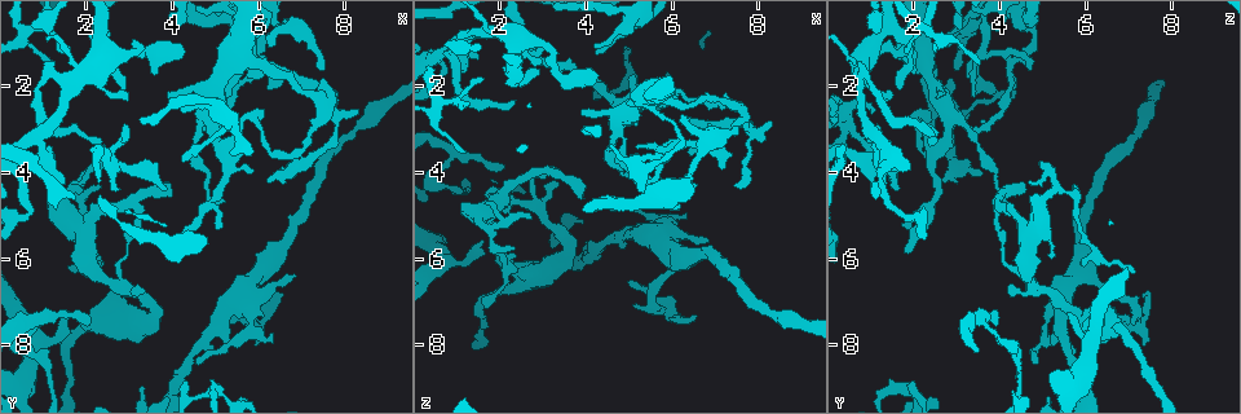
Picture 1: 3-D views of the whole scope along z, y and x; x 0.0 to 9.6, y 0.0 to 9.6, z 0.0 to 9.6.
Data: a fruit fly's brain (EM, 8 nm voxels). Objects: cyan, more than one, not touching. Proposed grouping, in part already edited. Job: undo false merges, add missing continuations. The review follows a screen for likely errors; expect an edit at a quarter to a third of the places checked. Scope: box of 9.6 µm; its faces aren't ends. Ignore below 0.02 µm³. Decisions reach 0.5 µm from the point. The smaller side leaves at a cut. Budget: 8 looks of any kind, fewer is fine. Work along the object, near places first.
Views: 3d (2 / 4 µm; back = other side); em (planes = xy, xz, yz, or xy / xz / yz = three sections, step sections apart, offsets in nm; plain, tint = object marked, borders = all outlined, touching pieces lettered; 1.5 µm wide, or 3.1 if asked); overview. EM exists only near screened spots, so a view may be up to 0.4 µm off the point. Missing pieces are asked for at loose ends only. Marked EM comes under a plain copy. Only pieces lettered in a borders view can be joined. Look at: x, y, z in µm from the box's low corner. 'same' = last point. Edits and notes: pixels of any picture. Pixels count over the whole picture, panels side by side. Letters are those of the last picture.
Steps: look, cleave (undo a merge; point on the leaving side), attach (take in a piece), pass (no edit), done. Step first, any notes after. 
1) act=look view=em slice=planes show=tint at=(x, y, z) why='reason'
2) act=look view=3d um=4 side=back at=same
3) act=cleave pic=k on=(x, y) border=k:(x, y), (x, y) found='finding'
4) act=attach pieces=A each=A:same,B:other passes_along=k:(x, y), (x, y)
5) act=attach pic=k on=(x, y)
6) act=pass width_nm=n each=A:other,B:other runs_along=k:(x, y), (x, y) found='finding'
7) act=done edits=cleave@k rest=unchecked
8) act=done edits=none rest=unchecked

act=look view=3d um=4 at=(2.05, 5.45, 4.70) why='branch point'

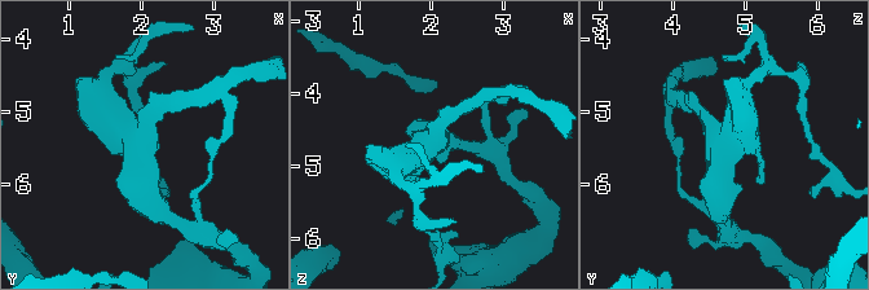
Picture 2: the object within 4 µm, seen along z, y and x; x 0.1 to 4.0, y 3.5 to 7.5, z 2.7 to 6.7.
act=look view=em slice=xy step=8 show=borders at=(2.00, 5.45, 4.70)

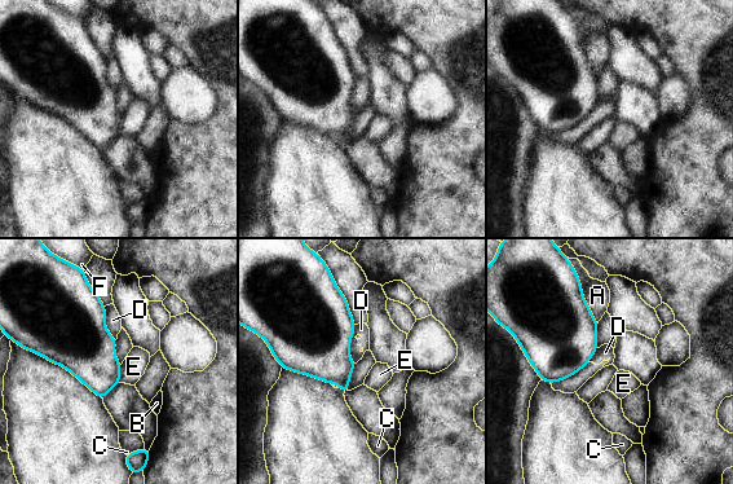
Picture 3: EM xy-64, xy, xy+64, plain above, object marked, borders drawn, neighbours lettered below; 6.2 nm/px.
act=pass longest_contact=D:240nm each=A:other,B:other,C:other,D:other,E:other,F:other found='continuous, no second cell'

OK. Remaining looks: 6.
act=look view=3d um=4 at=(1.60, 1.05, 1.90) why='branch stops here'

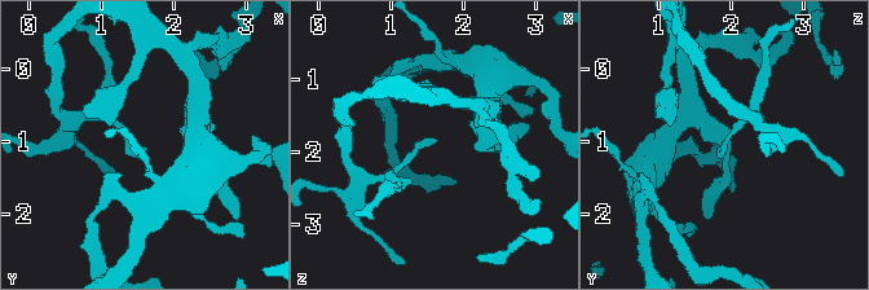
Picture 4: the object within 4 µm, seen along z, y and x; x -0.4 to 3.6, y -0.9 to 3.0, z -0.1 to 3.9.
act=look view=em slice=planes show=tint at=(1.60, 1.05, 1.80)

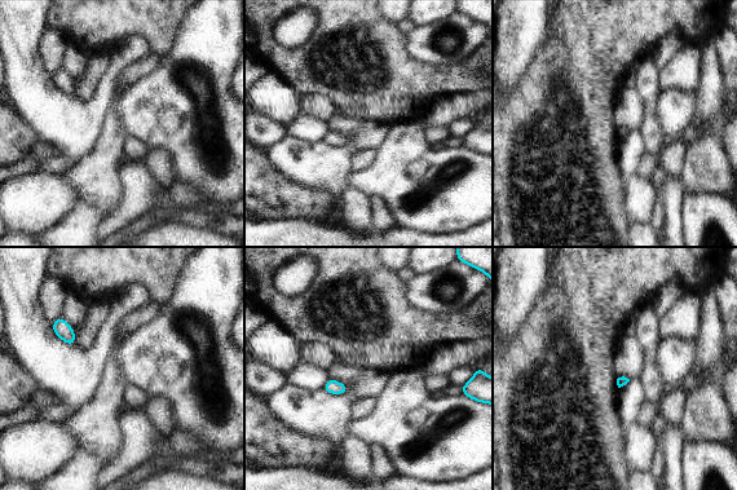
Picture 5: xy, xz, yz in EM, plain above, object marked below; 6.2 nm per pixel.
act=look view=em slice=planes show=borders at=same why='what lies round it'

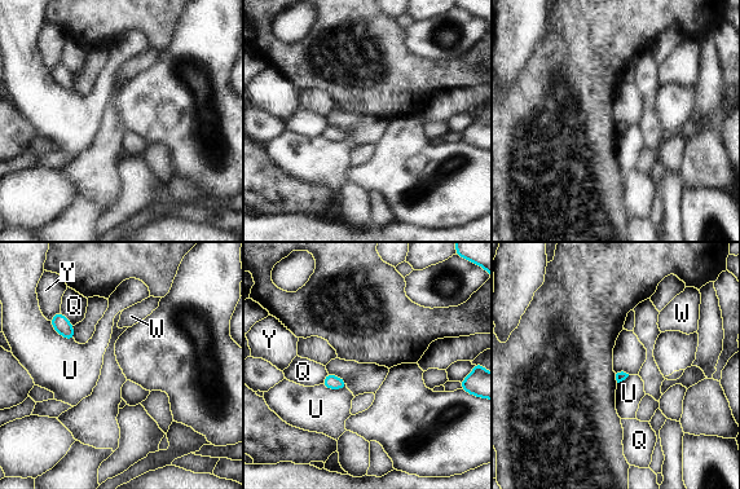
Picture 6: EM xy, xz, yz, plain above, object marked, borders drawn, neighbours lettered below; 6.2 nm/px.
act=pass each=Q:other,U:other,W:other,Y:other border=6:(321, 384), (327, 388), (346, 387) found='no lettered piece goes on from it'

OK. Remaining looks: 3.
act=look view=em slice=planes show=borders at=(2.30, 3.30, 2.35) why='end of a long branch'

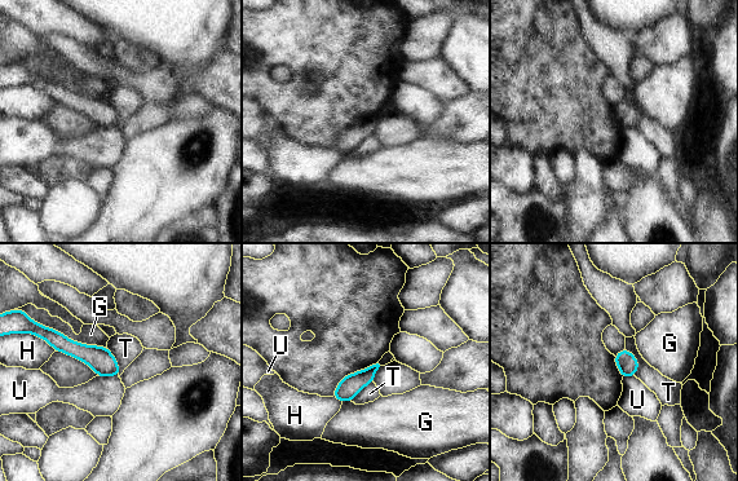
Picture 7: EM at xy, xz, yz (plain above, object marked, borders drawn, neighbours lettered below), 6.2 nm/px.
act=pass each=G:other,H:other,T:other,U:other runs_along=7:(49, 336), (97, 357), (115, 373) found='none of them fits'

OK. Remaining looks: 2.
act=done edits=none rest=unchecked

